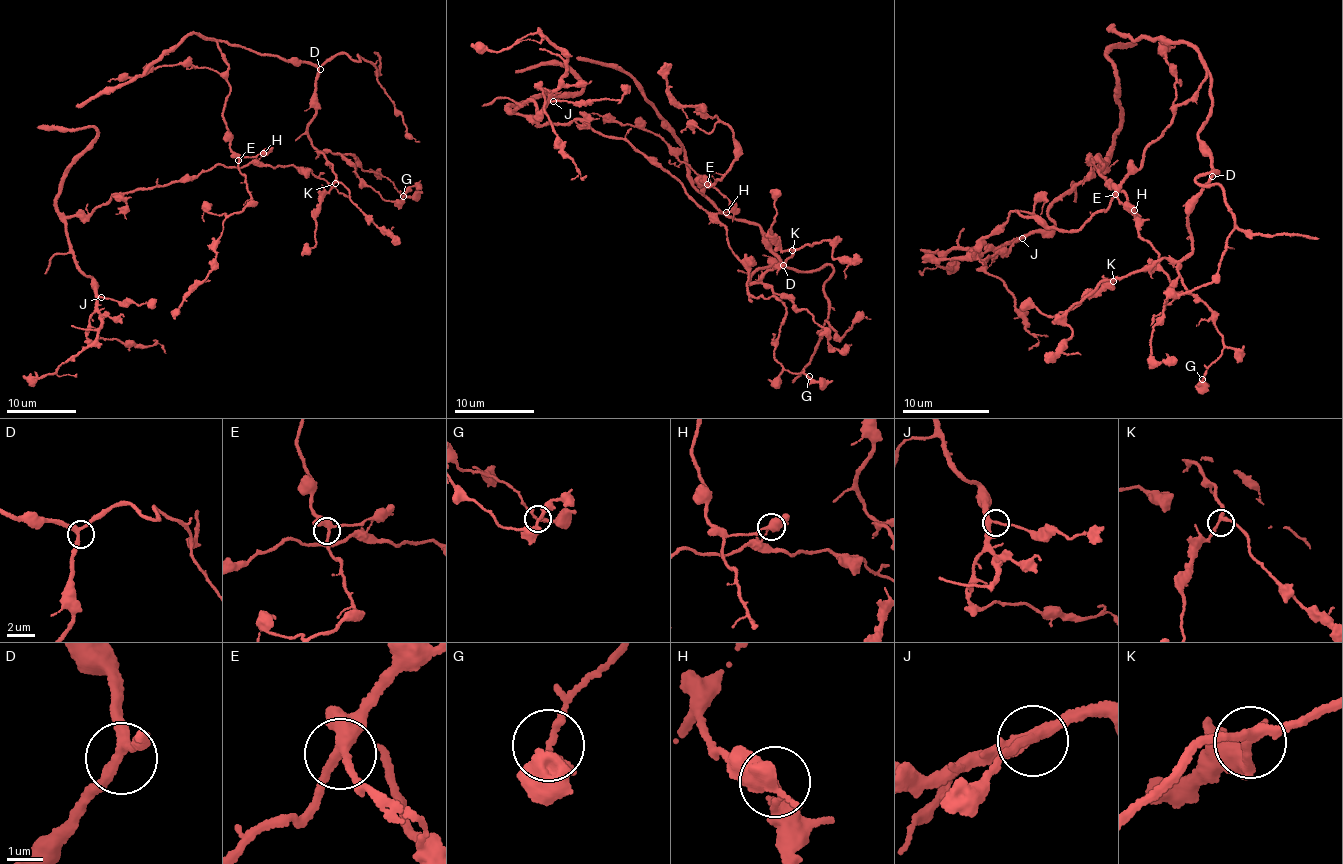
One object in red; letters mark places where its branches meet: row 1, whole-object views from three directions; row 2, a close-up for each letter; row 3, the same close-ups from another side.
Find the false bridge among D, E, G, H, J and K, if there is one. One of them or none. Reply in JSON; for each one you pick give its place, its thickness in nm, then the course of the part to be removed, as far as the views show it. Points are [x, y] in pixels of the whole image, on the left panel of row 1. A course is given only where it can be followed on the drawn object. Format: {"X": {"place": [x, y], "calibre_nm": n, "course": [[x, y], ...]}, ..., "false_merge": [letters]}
{"H": {"place": [263, 153], "calibre_nm": 280, "course": [[263, 152], [242, 166], [214, 165], [116, 194], [67, 219], [101, 326], [56, 372], [23, 378]]}, "false_merge": ["H"]}

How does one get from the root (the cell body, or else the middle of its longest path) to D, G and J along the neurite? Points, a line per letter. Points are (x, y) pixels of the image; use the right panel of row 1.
D: (1118, 200), (1142, 153), (1208, 78), (1212, 107), (1198, 133), (1212, 176)
G: (1118, 200), (1174, 109), (1210, 79), (1198, 133), (1211, 181), (1175, 268), (1223, 338), (1202, 379)
J: (1118, 200), (1135, 217), (1098, 156), (1108, 167), (1051, 204), (1049, 228), (1022, 238)

